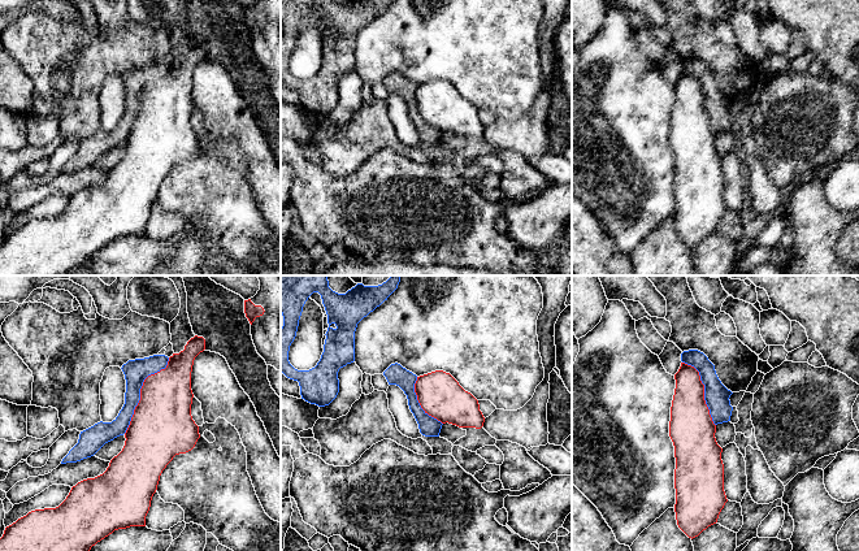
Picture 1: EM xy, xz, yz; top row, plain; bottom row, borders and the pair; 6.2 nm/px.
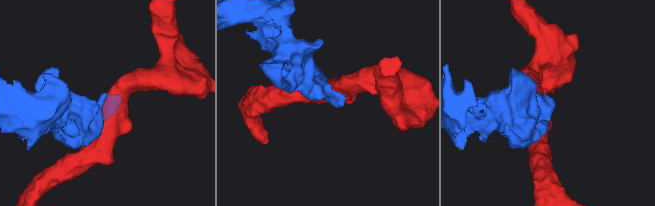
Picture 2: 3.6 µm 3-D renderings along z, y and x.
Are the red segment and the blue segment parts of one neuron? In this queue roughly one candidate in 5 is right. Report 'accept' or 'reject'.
reject

